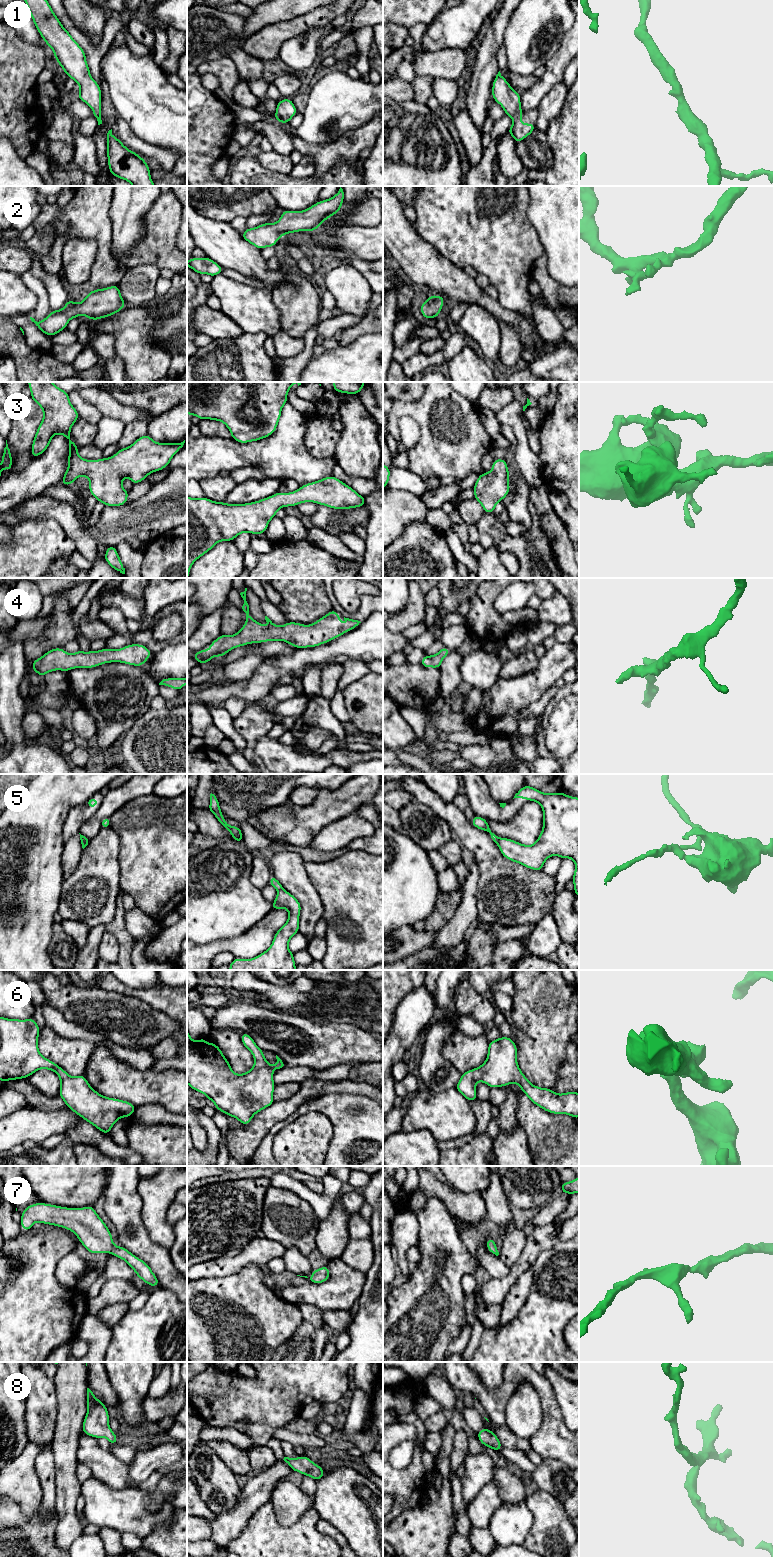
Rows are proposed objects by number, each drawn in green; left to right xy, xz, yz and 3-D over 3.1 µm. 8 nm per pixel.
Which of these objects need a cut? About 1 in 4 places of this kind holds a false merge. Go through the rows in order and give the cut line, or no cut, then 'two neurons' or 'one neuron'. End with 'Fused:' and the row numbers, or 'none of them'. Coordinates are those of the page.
1: no cut; one neuron
2: no cut; one neuron
3: no cut; one neuron
4: no cut; one neuron
5: cut in xz along (282, 888), (278, 890); two neurons
6: no cut; one neuron
7: no cut; one neuron
8: no cut; one neuron
Fused: 5

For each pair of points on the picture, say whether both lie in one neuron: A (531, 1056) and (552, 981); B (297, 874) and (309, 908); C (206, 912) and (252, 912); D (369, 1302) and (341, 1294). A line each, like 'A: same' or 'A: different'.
A: same
B: same
C: same
D: different

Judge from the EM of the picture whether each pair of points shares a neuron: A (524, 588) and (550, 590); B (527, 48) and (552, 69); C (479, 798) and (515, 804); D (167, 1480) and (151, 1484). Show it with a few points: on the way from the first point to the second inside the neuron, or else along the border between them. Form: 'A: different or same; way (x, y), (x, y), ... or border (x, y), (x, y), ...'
A: different; border (534, 588), (535, 593)
B: different; border (560, 45), (543, 64)
C: same; way (488, 807), (506, 808)
D: different; border (162, 1472), (159, 1484), (154, 1489), (147, 1491)

